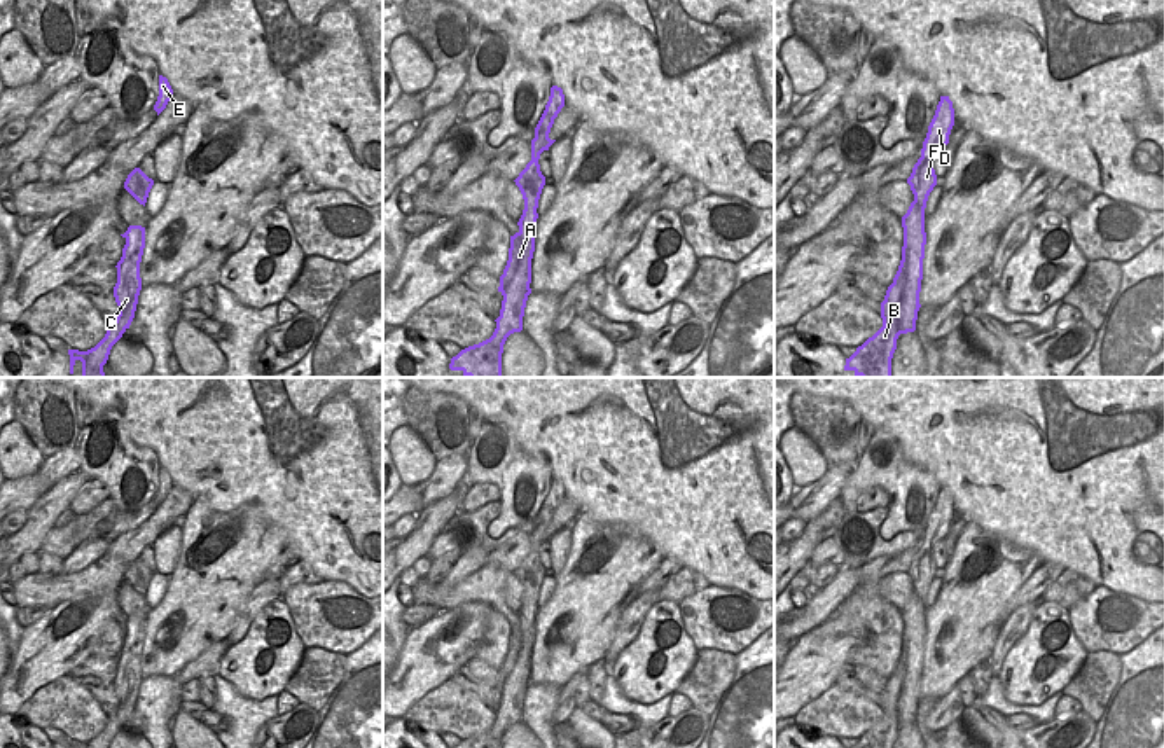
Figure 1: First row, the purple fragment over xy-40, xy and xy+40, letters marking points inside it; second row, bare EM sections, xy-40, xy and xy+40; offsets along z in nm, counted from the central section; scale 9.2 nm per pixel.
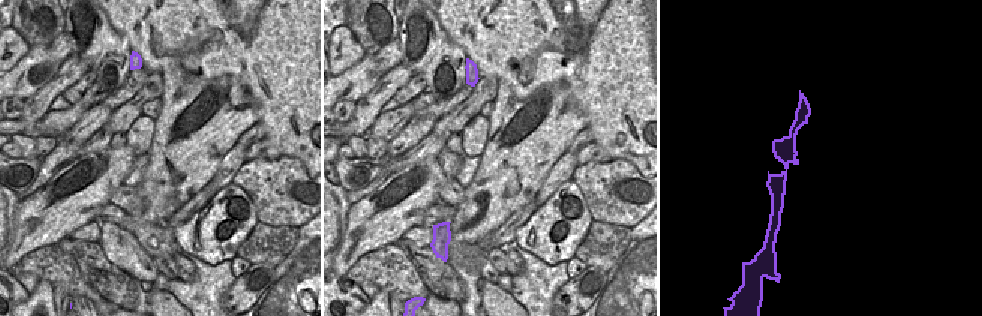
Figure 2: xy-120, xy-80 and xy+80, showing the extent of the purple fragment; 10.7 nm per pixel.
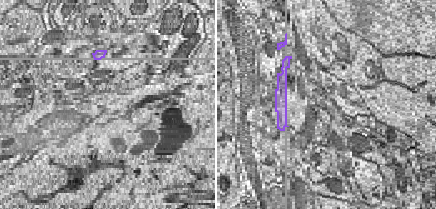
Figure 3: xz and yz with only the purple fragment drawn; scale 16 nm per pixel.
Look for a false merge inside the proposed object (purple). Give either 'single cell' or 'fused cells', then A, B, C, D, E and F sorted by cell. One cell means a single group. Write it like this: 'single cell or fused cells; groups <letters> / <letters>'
single cell; groups A B C D E F

